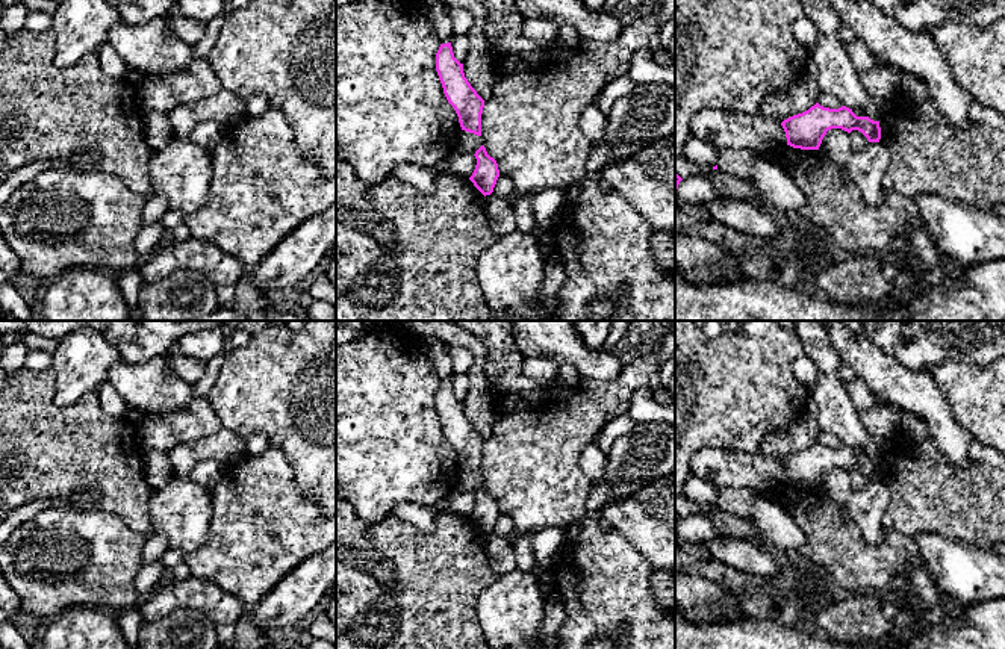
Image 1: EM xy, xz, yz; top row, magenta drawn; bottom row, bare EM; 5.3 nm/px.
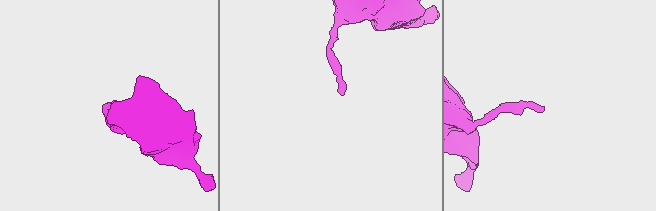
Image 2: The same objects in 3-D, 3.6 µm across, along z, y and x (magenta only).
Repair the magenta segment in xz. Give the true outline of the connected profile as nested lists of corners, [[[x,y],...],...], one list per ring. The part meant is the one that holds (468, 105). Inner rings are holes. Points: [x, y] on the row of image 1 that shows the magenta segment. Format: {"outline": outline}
{"outline": [[[451,42],[440,44],[436,53],[436,71],[448,103],[454,107],[462,130],[481,136],[484,100],[471,86],[453,53]]]}

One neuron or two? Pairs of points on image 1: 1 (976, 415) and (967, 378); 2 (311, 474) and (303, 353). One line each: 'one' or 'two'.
1: one
2: one

